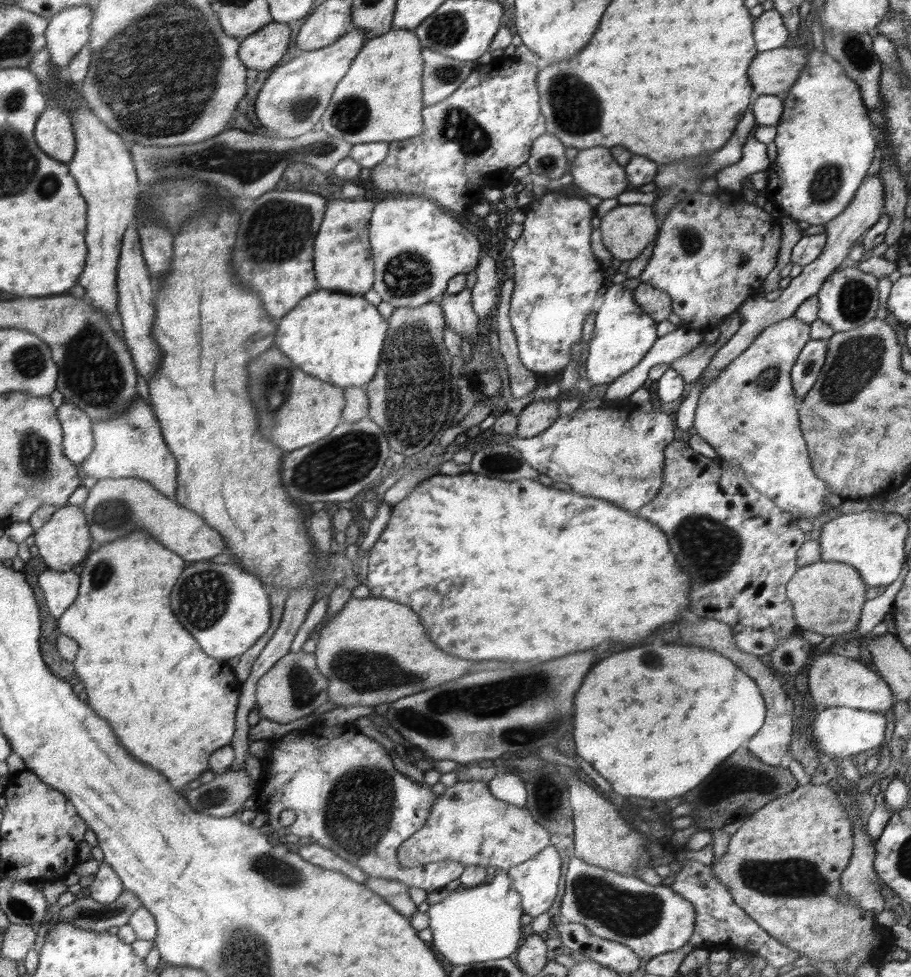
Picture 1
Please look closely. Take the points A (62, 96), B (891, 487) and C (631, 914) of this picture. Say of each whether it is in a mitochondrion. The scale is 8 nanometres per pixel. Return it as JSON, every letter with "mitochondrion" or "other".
{"A":"other","B":"other","C":"mitochondrion"}

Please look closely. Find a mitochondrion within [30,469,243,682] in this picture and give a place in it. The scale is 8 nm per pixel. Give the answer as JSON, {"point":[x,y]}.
{"point":[204,599]}

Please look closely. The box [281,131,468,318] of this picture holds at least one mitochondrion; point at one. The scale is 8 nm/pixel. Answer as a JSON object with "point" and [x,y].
{"point":[409,273]}

